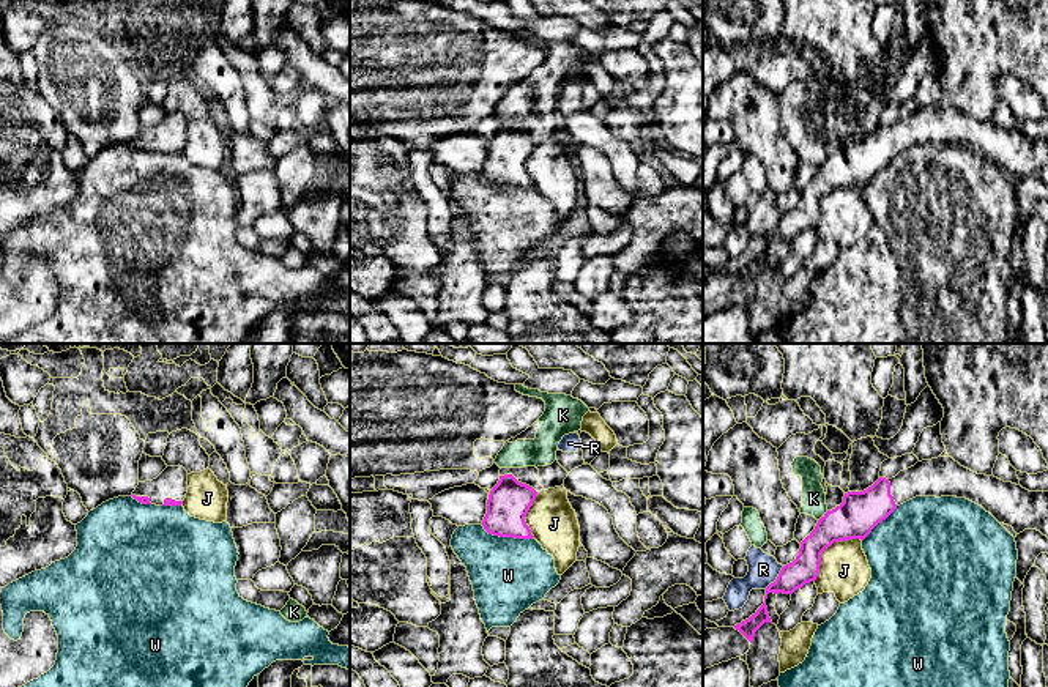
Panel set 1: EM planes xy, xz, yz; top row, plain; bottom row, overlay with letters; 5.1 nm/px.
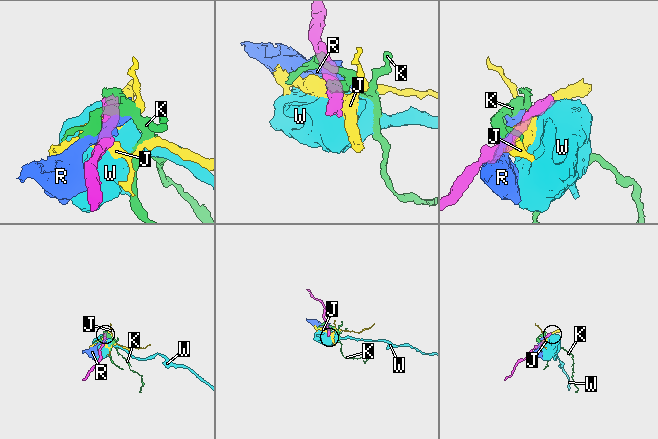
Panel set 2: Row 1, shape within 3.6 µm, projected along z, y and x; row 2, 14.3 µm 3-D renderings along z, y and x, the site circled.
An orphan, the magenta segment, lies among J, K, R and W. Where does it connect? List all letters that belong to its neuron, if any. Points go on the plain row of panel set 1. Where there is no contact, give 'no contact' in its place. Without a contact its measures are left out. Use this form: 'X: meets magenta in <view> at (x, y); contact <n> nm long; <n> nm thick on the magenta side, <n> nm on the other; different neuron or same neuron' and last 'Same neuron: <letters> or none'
J: meets magenta in yz at (828, 193); contact 320 nm long; 200 nm thick on the magenta side, 240 nm on the other; different neuron
K: meets magenta in yz at (825, 163); contact 80 nm long; 200 nm thick on the magenta side, 130 nm on the other; different neuron
R: meets magenta in yz at (777, 226); contact 160 nm long; 140 nm thick on the magenta side, 160 nm on the other; different neuron
W: meets magenta in xz at (508, 183); contact 280 nm long; 220 nm thick on the magenta side, 380 nm on the other; different neuron
Same neuron: none

